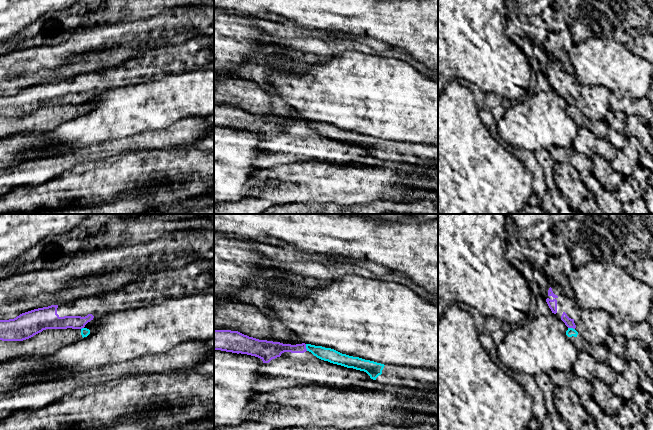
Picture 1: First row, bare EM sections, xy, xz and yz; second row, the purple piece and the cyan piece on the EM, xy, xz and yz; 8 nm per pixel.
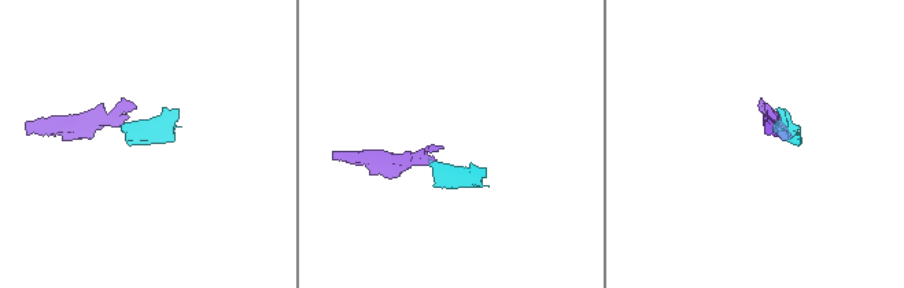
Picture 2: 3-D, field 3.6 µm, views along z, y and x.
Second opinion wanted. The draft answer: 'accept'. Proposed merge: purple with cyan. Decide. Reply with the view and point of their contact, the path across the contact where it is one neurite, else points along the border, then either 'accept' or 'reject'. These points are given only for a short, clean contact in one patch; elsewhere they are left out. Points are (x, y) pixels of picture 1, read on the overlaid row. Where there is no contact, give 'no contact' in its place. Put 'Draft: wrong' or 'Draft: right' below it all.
contact xz (305, 347); border xz (305, 344), (307, 350); reject
Draft: wrong

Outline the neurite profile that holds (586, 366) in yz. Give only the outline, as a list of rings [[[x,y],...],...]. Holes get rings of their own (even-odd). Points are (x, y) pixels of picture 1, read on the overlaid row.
[[[579,352],[572,372],[576,376],[585,378],[590,383],[598,379],[608,386],[614,384],[618,375],[607,362],[598,361],[587,352]]]

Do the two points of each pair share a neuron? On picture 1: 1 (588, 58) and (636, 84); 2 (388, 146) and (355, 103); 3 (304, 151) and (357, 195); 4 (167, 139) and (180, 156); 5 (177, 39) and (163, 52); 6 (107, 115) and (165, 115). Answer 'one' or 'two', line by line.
1: one
2: two
3: two
4: two
5: two
6: one

